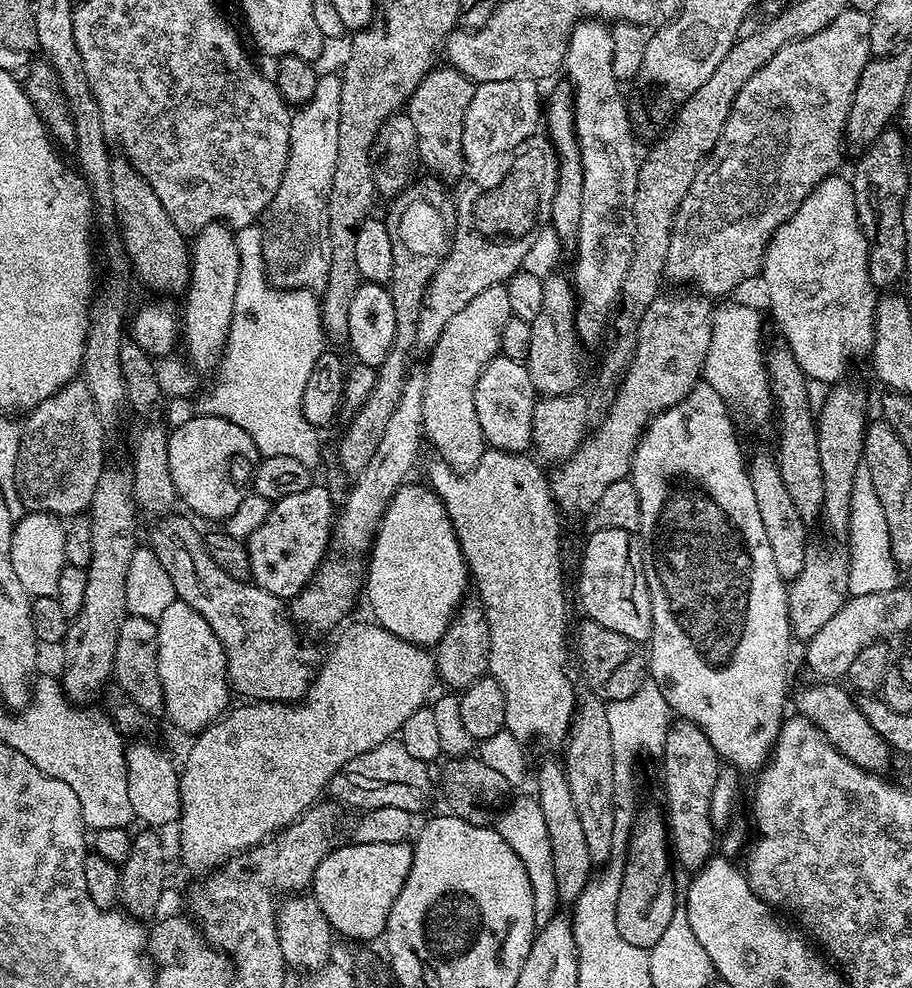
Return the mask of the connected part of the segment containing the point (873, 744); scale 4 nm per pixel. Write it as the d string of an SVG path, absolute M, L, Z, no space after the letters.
M816 682L813 685L805 696L796 700L797 706L800 707L797 708L799 715L805 716L841 754L850 758L850 762L854 762L854 766L867 772L887 773L888 763L894 759L894 753L878 734L878 730L874 730L874 726L866 722L859 703L855 699L852 701L853 693L836 682Z

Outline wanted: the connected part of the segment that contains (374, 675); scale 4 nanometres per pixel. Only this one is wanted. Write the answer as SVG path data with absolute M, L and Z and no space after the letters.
M369 622L369 624L356 624L353 628L348 628L344 633L340 636L340 641L337 642L336 645L332 648L332 653L325 655L323 657L322 663L319 668L316 669L316 676L312 680L312 683L308 685L308 693L305 694L303 700L299 702L277 702L274 700L261 700L259 702L244 702L241 708L233 707L231 710L225 711L224 715L220 717L219 720L216 721L215 724L209 724L207 728L204 729L203 732L199 733L195 737L196 740L192 744L192 749L188 752L188 757L184 760L184 768L179 769L180 773L180 818L178 821L178 829L180 828L180 860L184 863L184 868L188 872L200 872L196 874L207 874L217 868L220 867L221 864L225 864L230 857L238 856L241 852L245 850L251 850L256 847L257 844L264 843L265 840L268 839L269 836L285 829L289 824L294 823L296 819L298 819L302 813L307 808L311 808L313 804L317 803L325 795L326 789L328 787L328 783L334 778L334 774L338 770L342 770L342 766L346 766L346 762L350 762L350 758L358 758L358 754L366 754L366 750L374 750L374 746L378 746L379 744L385 744L386 741L393 739L399 733L400 727L402 726L402 722L406 722L406 718L410 718L410 714L414 714L414 710L418 710L419 708L425 707L426 701L424 700L428 696L428 691L432 688L432 680L435 681L437 679L436 674L436 662L433 656L433 653L429 651L427 647L421 646L419 644L411 644L410 642L406 642L402 638L398 638L394 634L390 634L390 630L386 630L385 628L381 628L379 624L375 622Z

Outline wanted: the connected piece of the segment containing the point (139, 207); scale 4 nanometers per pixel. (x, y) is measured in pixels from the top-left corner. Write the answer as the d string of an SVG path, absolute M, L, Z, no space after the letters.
M112 156L112 206L116 214L118 235L124 241L124 252L128 256L131 271L148 288L156 292L183 293L190 275L190 244L185 233L170 222L170 214L158 202L158 194L134 170L128 157Z

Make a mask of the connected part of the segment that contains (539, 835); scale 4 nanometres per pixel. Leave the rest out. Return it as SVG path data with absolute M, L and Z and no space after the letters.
M533 795L518 797L498 818L495 819L494 827L506 844L514 850L514 854L520 858L526 874L530 880L531 893L534 894L535 918L537 923L552 919L557 913L559 900L557 898L557 886L553 878L553 859L550 856L548 846L550 836L547 833L546 820L542 815L539 800Z

